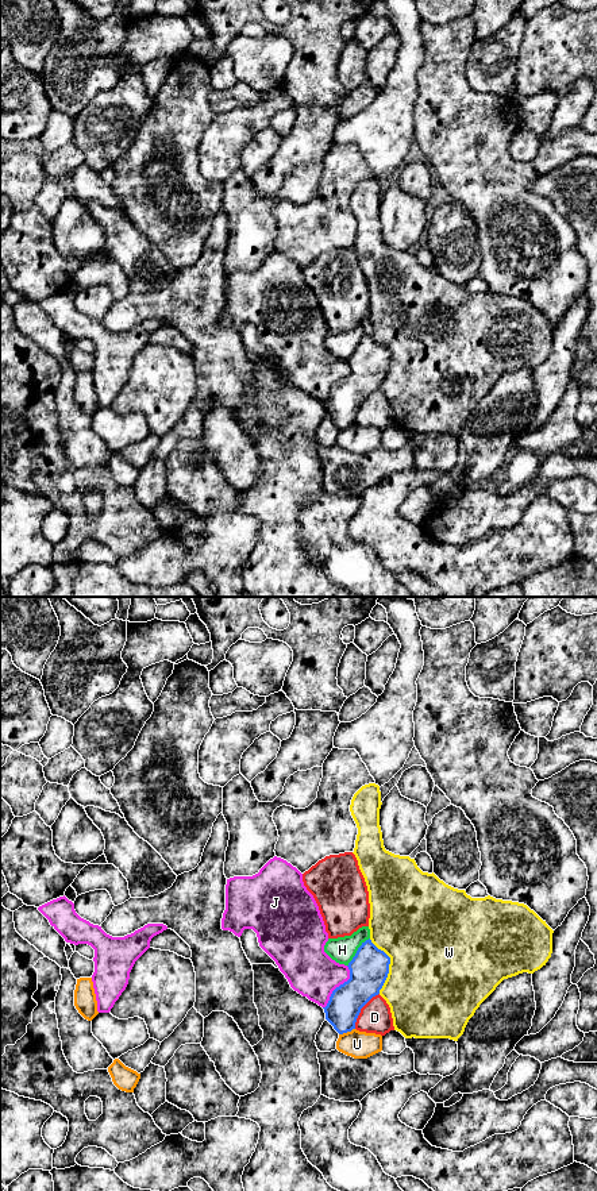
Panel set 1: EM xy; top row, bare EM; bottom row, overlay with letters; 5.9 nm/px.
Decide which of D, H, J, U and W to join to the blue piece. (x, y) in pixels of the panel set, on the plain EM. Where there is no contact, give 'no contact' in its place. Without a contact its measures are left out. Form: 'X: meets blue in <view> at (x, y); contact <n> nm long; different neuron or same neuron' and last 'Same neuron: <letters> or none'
D: meets blue in xy at (359, 405); contact 260 nm long; different neuron
H: meets blue in xy at (357, 347); contact 220 nm long; same neuron
J: meets blue in xy at (339, 381); contact 300 nm long; different neuron
U: meets blue in xy at (346, 427); contact 100 nm long; different neuron
W: meets blue in xy at (388, 361); contact 340 nm long; different neuron
Same neuron: H

